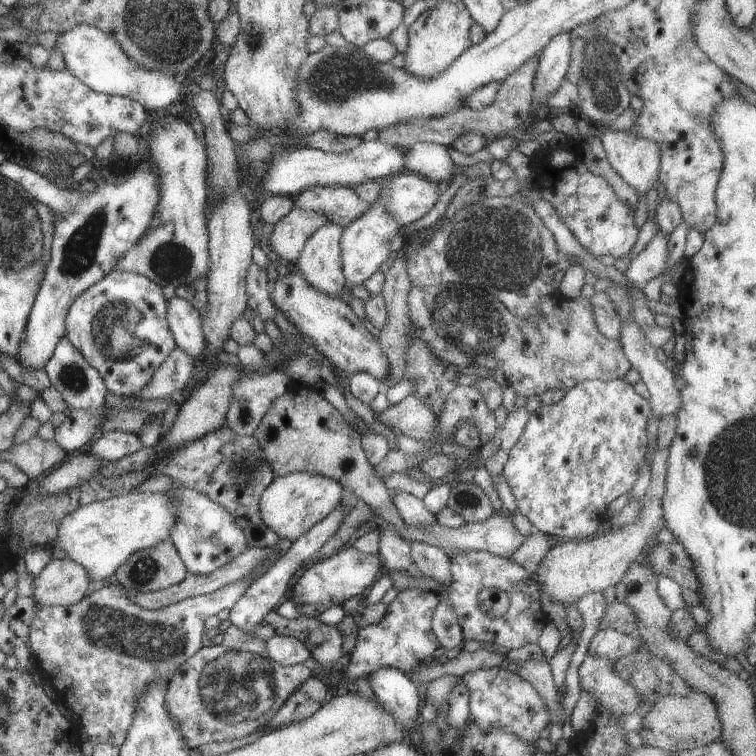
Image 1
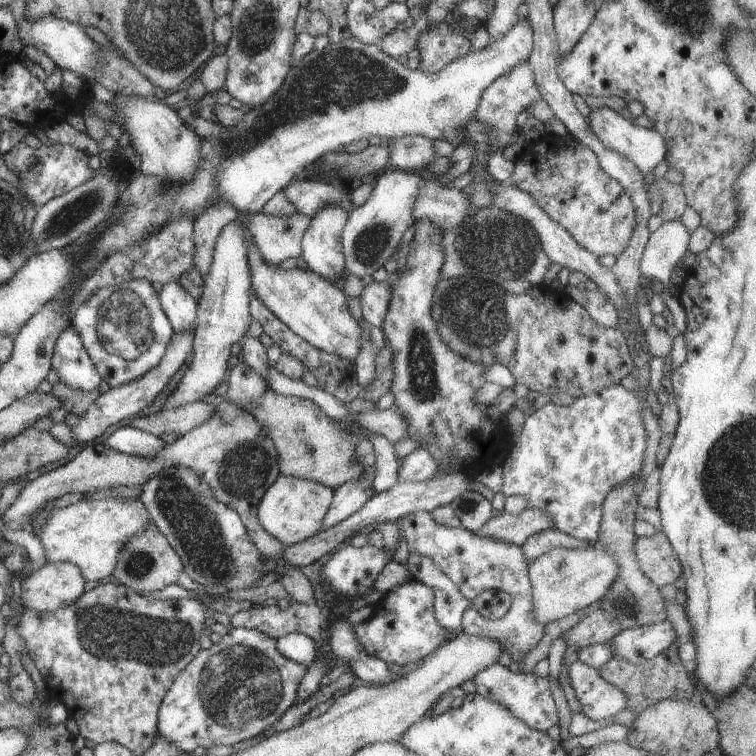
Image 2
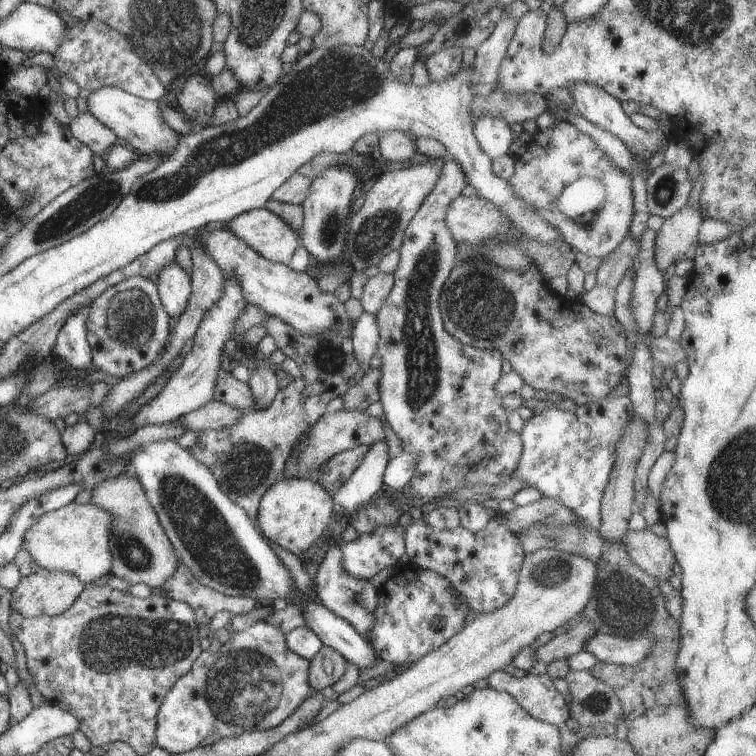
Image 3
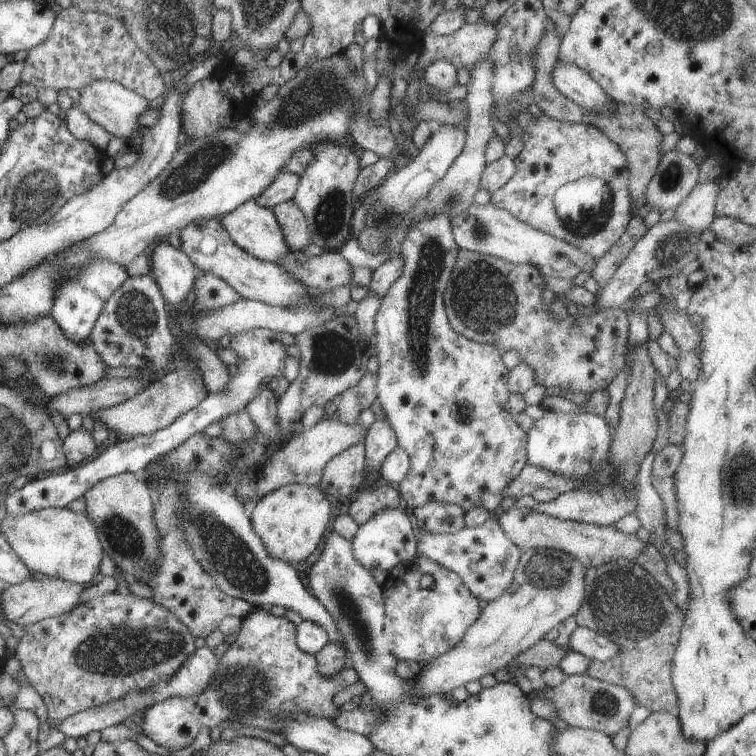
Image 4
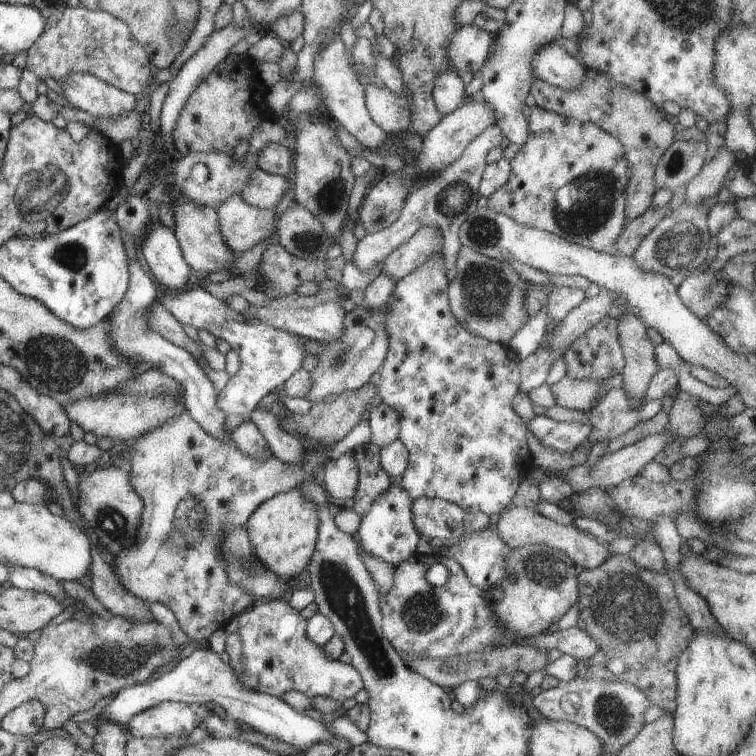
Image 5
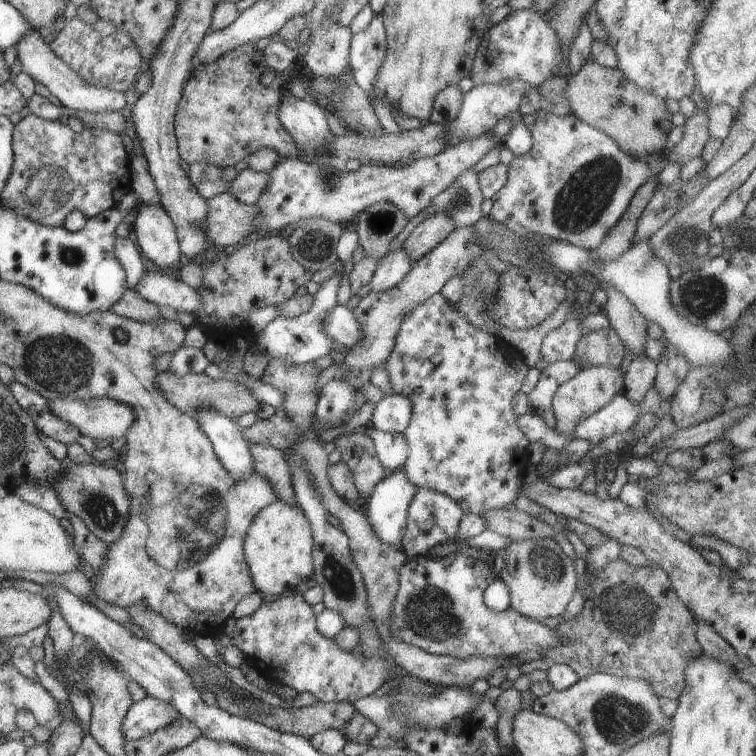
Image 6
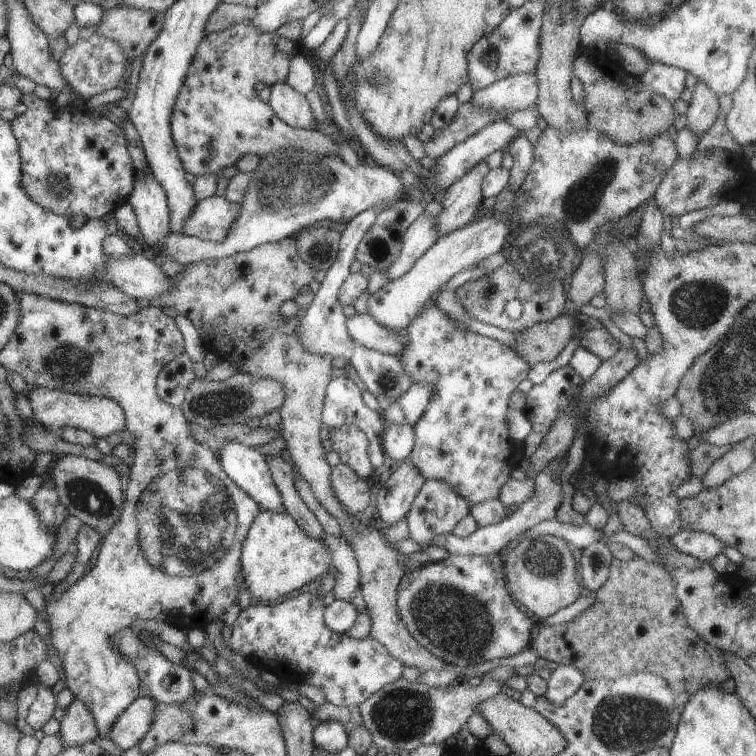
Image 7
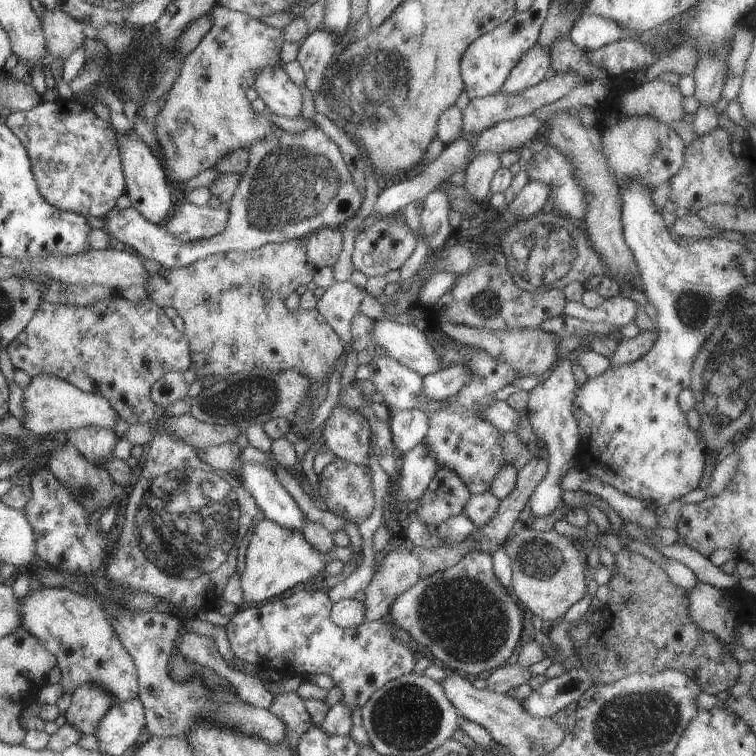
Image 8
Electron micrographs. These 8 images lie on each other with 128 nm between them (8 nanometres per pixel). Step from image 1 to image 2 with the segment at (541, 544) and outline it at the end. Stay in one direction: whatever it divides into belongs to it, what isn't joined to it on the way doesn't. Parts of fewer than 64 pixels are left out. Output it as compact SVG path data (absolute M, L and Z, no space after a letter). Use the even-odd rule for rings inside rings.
M546 529L536 534L531 534L523 545L520 547L527 564L531 564L533 560L536 560L549 550L556 547L562 548L587 548L591 543L579 540L577 538L571 538L567 534L563 534L559 530Z

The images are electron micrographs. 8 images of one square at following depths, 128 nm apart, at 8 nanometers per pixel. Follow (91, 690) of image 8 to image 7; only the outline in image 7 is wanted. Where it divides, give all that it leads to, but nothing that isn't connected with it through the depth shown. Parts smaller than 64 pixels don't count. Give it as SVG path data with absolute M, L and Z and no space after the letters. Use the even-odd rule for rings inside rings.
M76 697L64 708L65 714L58 722L57 734L61 738L61 746L79 746L85 742L93 741L98 736L91 718L91 712L85 708L85 704Z

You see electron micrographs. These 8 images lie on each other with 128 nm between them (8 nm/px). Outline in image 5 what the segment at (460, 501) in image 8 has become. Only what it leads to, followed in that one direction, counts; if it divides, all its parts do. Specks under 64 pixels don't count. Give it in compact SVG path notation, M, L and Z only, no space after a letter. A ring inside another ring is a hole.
M419 497L412 500L410 511L415 530L430 542L454 542L465 534L462 520L466 512L455 503Z

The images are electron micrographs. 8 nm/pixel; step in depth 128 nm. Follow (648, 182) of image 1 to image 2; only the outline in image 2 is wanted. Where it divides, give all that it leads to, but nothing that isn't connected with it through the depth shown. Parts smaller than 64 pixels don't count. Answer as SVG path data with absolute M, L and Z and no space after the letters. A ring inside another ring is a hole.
M607 107L590 110L588 126L595 134L595 137L599 138L603 148L613 150L613 152L621 154L623 158L627 158L639 170L639 174L642 177L653 171L657 164L663 161L666 156L666 146L658 132L644 127L633 126L629 120L621 118L619 114L615 114L613 110Z

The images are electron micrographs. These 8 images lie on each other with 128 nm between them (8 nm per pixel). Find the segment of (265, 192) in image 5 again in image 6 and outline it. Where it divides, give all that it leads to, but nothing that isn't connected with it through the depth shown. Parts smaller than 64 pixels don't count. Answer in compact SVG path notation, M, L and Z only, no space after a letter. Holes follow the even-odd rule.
M245 169L229 183L227 191L242 204L255 205L257 198L267 188L267 182L269 182L267 173Z

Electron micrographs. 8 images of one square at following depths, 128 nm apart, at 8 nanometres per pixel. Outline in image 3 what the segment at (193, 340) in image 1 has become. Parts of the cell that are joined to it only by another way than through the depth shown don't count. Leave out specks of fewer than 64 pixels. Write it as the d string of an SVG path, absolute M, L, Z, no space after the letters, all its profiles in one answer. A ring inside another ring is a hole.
M173 262L159 270L156 288L167 316L171 319L179 317L185 311L190 296L190 274Z

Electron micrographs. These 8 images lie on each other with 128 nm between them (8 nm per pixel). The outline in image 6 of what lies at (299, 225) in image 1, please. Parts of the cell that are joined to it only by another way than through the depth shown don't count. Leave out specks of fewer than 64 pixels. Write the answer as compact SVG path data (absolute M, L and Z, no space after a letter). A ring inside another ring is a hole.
M228 191L206 202L205 234L213 247L232 246L256 230L253 218L259 214L257 206L238 202Z

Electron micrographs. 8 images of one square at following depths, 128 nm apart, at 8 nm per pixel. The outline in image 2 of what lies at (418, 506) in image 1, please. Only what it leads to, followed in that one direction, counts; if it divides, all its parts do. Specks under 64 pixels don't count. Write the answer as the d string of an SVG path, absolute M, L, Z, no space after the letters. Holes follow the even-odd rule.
M415 510L401 516L400 537L405 540L409 552L417 552L435 562L435 566L458 588L463 598L471 601L485 590L501 590L511 597L511 607L499 620L483 618L473 607L468 607L462 615L462 633L471 636L491 638L501 644L507 654L527 652L533 649L544 635L544 627L531 616L531 582L527 575L527 560L519 546L507 544L503 540L475 536L462 527L449 528L436 524L429 513Z

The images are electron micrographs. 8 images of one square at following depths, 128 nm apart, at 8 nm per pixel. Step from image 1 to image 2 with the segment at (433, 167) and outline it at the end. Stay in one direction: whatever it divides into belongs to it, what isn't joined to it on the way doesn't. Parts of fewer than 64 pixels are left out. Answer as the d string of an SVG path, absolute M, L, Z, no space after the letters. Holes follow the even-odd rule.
M403 136L393 139L393 142L389 144L387 165L392 169L416 173L435 159L437 154L433 150L433 140L423 136Z

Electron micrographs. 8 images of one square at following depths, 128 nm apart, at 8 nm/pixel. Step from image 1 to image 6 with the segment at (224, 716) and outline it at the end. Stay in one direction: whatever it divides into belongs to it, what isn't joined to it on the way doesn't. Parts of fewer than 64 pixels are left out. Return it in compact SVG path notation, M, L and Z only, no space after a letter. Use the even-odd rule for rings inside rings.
M295 592L286 593L282 597L277 597L277 600L262 602L253 614L237 619L230 643L237 647L251 665L267 680L291 687L297 693L311 693L317 698L317 701L323 703L349 702L352 704L355 700L372 695L379 690L389 674L387 662L381 658L367 658L365 660L361 655L353 656L351 652L339 650L332 639L323 638L315 630L315 618L311 606L303 600L301 595ZM146 695L138 702L132 702L123 718L121 734L126 740L138 740L151 734L180 717L175 706Z

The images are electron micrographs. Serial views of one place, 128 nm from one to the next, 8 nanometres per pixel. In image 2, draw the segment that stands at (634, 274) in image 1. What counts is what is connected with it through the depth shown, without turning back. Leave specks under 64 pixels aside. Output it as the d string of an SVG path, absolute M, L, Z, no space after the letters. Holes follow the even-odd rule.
M678 219L662 222L645 244L639 260L640 276L658 280L664 286L671 283L687 251L689 234Z

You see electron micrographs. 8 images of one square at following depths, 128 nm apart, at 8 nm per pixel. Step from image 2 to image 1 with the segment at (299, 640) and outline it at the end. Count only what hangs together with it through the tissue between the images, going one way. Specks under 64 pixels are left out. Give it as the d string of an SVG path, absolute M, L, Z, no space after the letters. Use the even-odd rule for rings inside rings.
M274 635L262 640L265 648L265 658L283 667L302 663L310 656L305 644L289 636Z

